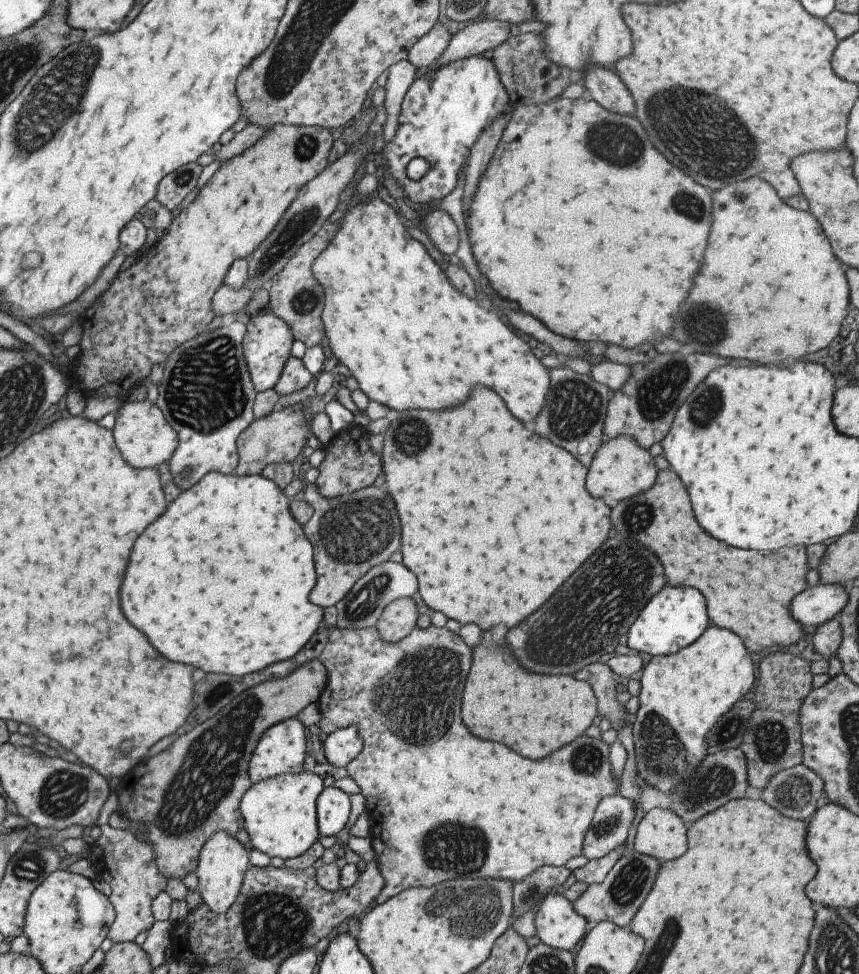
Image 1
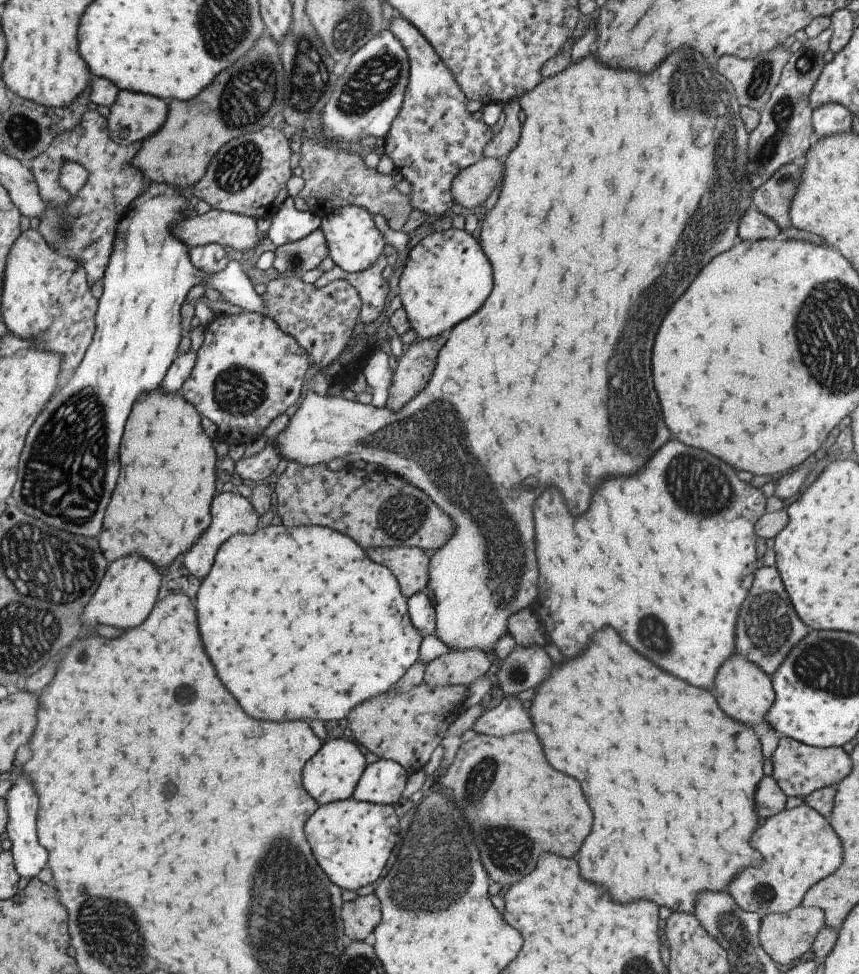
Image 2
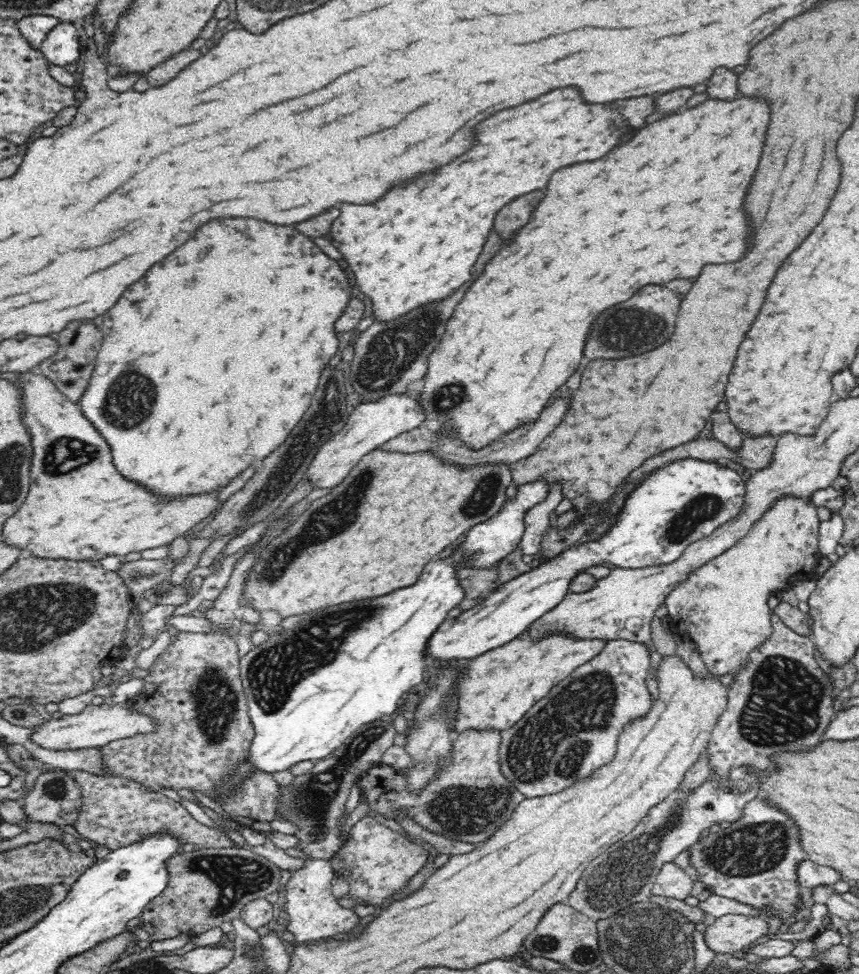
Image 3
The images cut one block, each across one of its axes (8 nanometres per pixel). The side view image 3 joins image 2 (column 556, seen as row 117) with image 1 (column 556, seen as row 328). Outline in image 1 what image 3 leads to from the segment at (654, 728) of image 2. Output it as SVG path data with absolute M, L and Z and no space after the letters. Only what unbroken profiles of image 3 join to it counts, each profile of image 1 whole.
M474 386L474 390L468 396L468 402L458 404L448 410L404 410L400 416L394 416L390 422L390 428L384 434L384 448L382 448L381 460L384 460L384 478L388 494L396 500L396 508L402 522L402 546L400 552L404 556L402 564L412 570L418 578L418 591L426 606L436 612L444 612L448 619L458 620L462 624L478 624L484 630L504 622L508 626L514 626L524 616L536 612L564 582L570 574L574 574L608 538L610 534L610 508L604 504L602 498L594 498L586 492L586 470L564 448L554 446L548 438L538 436L532 430L526 430L526 426L516 420L510 410L504 406L504 402L488 388Z

